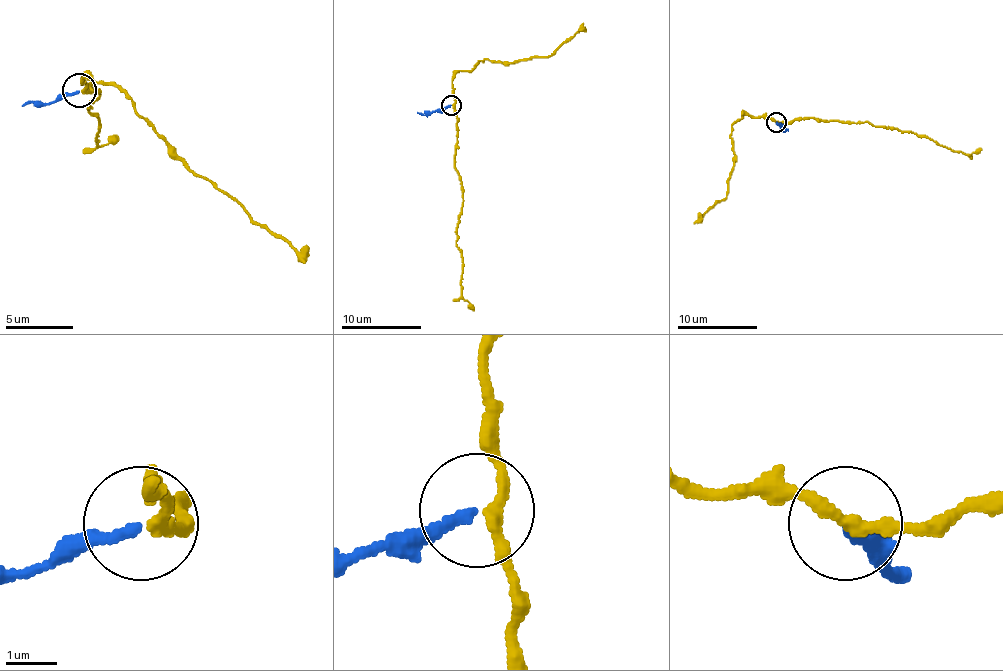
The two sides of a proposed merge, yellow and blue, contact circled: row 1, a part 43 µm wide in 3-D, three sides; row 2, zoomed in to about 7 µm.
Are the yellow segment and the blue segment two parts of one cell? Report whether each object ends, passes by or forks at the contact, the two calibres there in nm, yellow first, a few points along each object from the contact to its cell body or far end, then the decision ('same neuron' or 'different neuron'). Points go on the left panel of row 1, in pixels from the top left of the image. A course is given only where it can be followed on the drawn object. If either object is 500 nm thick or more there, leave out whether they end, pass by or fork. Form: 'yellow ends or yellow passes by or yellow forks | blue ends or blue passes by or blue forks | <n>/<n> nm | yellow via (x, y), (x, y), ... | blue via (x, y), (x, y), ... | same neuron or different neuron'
yellow passes by | blue ends | 240/190 nm | yellow via (82, 91), (88, 84), (85, 88), (99, 91), (88, 105), (99, 118), (99, 145), (119, 135) | blue via (78, 91), (21, 105) | different neuron

